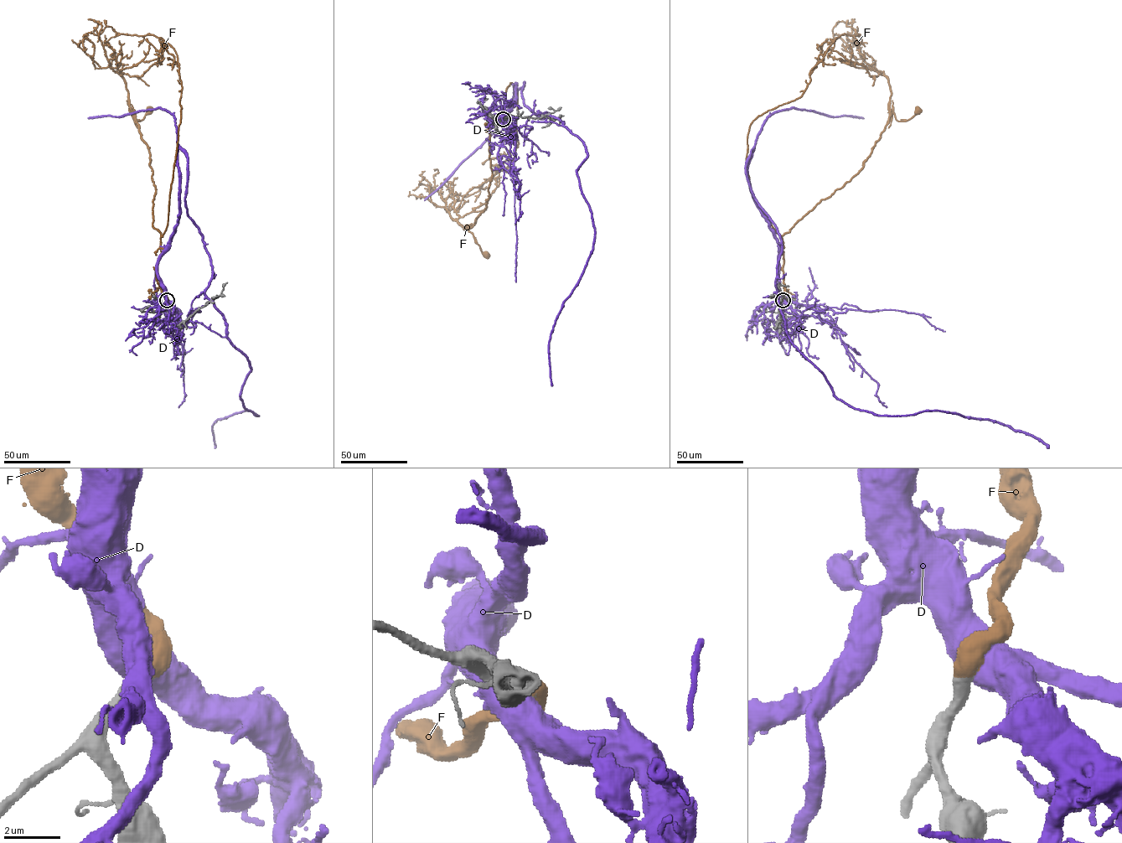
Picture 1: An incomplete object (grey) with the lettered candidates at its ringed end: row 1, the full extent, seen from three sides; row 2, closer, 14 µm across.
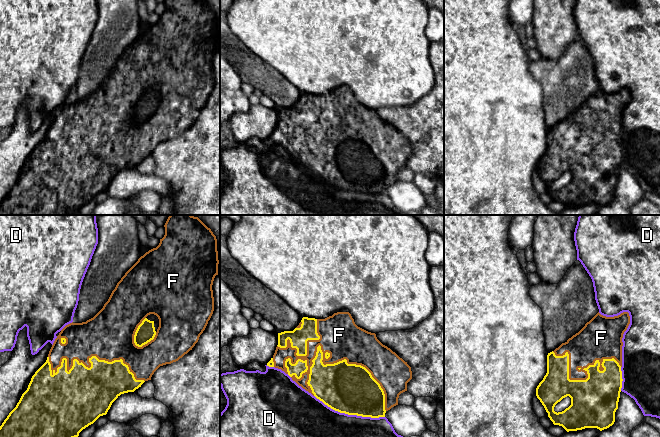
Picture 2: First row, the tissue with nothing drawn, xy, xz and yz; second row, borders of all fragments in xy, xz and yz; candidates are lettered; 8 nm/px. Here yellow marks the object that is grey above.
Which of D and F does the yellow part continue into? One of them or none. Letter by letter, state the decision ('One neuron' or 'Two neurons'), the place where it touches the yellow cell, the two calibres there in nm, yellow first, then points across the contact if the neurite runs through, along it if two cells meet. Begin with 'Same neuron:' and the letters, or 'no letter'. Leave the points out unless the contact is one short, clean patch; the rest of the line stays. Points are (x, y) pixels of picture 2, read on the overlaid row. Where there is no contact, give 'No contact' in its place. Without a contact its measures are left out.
Same neuron: F
D: Two neurons. Touches yellow at xz (349, 414). Thickness 400 nm (yellow) against 260 nm
F: One neuron. Touches yellow at xz (331, 364). Thickness 400 nm (yellow) against 320 nm

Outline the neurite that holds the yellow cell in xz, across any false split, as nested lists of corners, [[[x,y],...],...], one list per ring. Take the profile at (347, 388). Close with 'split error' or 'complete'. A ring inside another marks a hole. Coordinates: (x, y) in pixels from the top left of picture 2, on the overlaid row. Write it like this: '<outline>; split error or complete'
[[[337,312],[325,319],[303,317],[293,331],[278,333],[278,345],[267,366],[281,369],[335,411],[371,418],[385,417],[388,410],[398,405],[399,395],[407,391],[407,383],[412,379],[407,362],[383,345],[375,333],[358,327],[349,312]]]; split error

